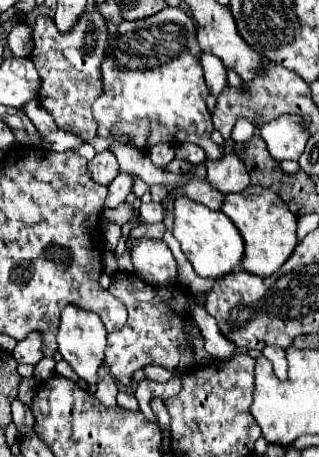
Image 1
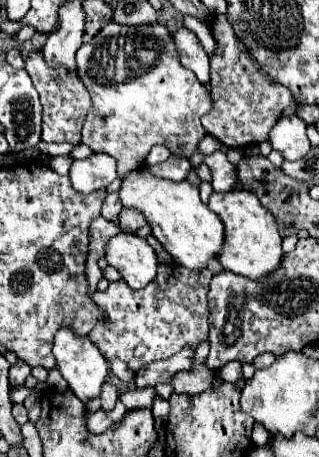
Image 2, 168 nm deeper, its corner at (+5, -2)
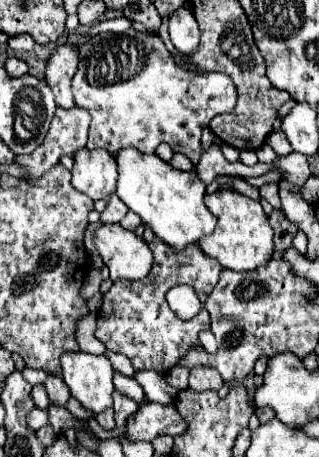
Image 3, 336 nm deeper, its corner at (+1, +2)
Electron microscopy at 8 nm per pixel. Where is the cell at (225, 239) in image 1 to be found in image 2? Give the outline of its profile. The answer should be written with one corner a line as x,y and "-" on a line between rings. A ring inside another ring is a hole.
142,170
130,172
120,186
120,200
126,208
138,208
152,226
152,234
160,244
172,254
174,262
186,266
194,272
208,268
224,244
224,226
222,220
200,202
198,188
184,182
160,180

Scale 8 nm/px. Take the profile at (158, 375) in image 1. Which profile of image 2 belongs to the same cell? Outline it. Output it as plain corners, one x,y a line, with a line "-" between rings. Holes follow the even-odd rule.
196,364
190,370
176,372
170,378
170,384
172,384
174,392
200,394
200,392
204,392
206,388
212,386
212,380
214,380
214,372
206,364

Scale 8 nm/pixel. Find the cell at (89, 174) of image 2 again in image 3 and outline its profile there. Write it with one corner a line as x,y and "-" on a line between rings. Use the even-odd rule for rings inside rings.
80,148
74,154
72,186
92,200
102,200
116,192
118,166
112,154
104,148

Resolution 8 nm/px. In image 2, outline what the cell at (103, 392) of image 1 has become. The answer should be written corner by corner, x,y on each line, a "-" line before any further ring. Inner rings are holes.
104,384
102,386
102,394
100,394
100,400
102,400
102,408
104,410
112,410
114,408
114,402
116,402
116,398
118,398
118,390
116,390
116,386
112,386
112,384

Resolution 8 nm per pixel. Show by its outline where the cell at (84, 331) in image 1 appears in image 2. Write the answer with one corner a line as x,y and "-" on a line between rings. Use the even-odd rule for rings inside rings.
60,328
54,336
52,352
56,356
56,366
58,366
60,374
66,378
70,390
82,402
100,396
100,386
104,384
104,378
108,374
108,362
104,360
104,356
96,348
96,344
92,344
92,340
88,340
88,336
76,336
76,332
72,328

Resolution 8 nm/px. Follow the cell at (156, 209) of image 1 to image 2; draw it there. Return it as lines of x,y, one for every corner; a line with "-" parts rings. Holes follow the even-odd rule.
122,208
122,212
120,212
120,228
124,232
136,232
142,226
146,226
146,220
144,220
142,212
136,212
134,208

